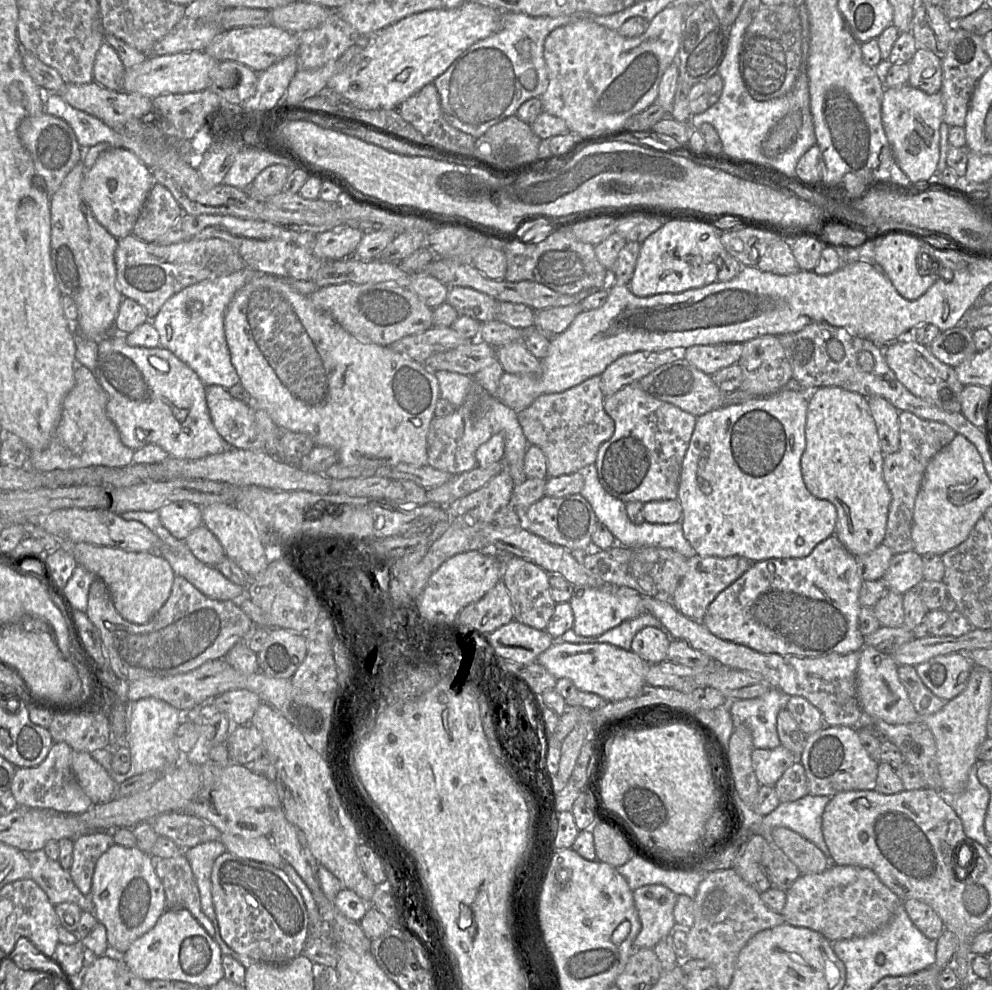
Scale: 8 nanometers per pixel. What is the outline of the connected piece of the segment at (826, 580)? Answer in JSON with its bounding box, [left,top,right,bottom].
[700,535,865,657]

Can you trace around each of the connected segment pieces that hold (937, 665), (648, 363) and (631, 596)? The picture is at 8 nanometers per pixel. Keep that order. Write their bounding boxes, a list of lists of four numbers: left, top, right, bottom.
[[915,654,974,701],[600,351,680,398],[569,586,646,637]]

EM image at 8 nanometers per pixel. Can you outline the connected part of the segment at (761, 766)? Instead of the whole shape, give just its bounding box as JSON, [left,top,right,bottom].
[752,744,798,786]

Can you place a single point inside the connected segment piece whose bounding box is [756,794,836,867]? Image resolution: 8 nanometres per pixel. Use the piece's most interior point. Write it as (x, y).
(804, 816)

